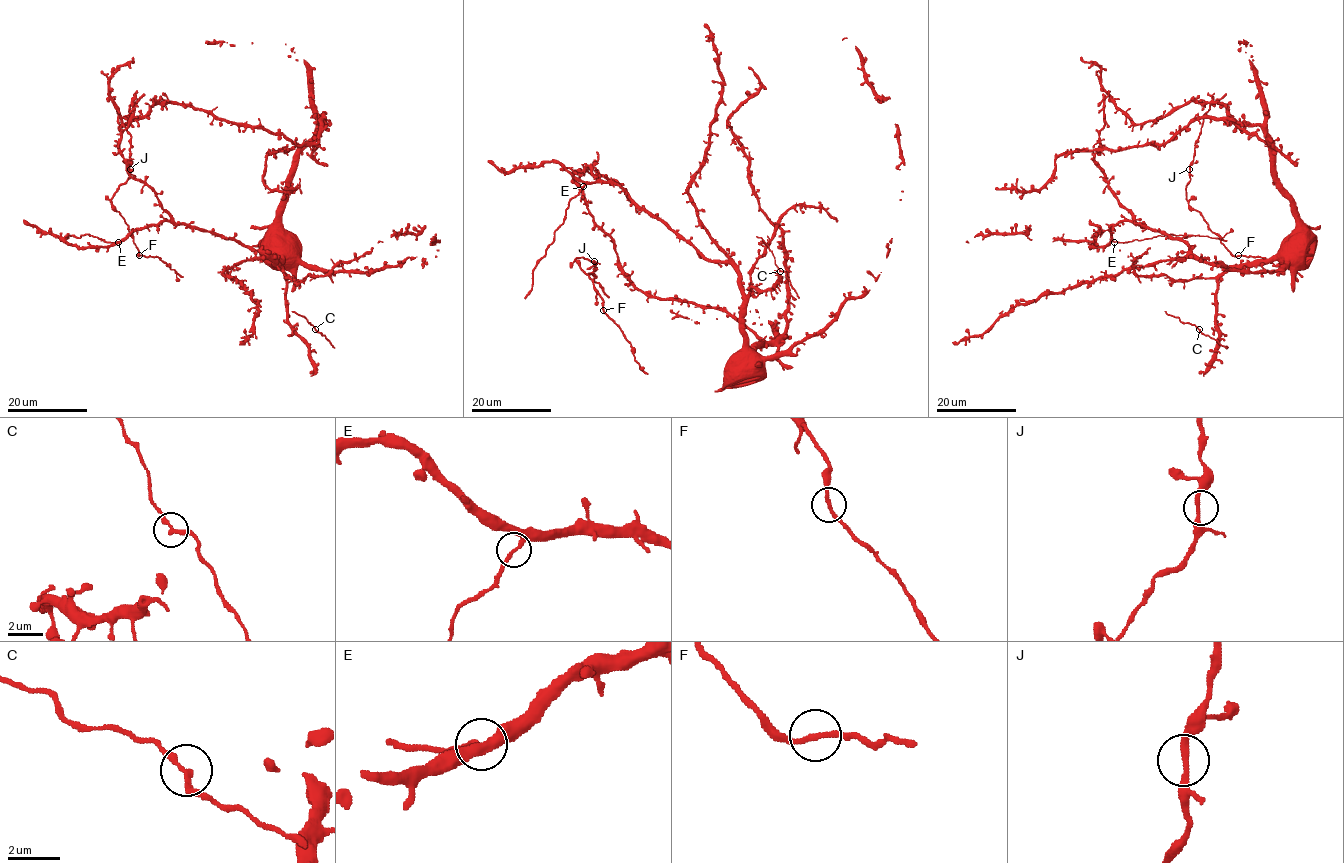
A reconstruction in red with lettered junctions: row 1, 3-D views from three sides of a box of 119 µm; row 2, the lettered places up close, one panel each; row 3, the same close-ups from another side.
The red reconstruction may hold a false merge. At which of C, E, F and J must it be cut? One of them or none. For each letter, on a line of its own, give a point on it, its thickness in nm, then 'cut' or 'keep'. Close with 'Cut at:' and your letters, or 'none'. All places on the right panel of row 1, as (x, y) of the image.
C: (1199, 329) | 240 nm | keep
E: (1114, 242) | 200 nm | cut
F: (1238, 255) | 200 nm | keep
J: (1189, 169) | 240 nm | keep
Cut at: E

